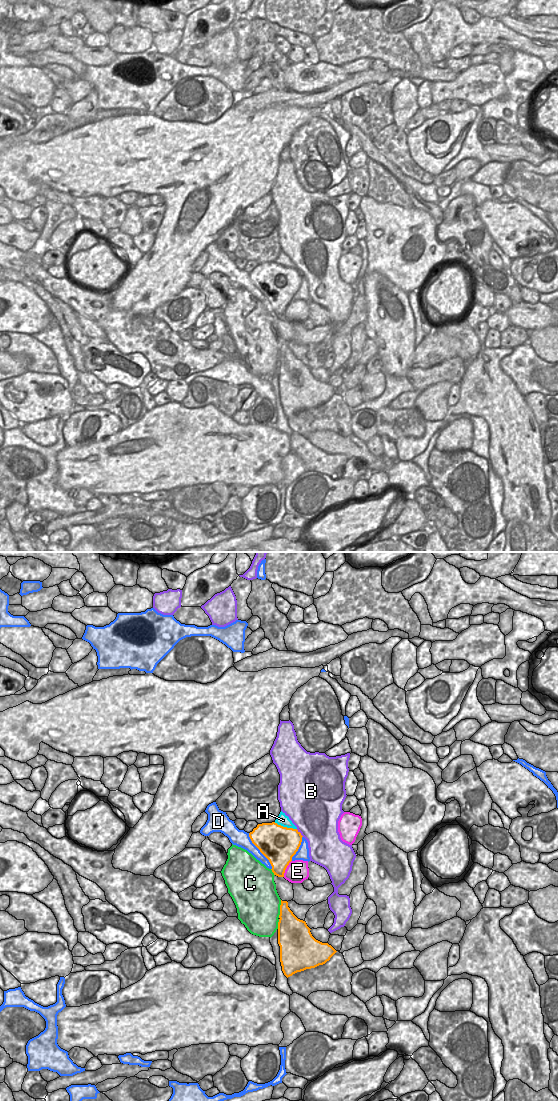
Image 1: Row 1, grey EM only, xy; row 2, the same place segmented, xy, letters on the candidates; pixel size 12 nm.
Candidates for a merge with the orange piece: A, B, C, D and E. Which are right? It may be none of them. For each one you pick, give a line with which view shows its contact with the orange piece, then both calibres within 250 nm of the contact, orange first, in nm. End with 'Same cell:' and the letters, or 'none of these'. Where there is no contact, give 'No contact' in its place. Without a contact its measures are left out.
A: Touches orange in xy. Thickness 440 nm (orange) against 140 nm
Same cell: A.

